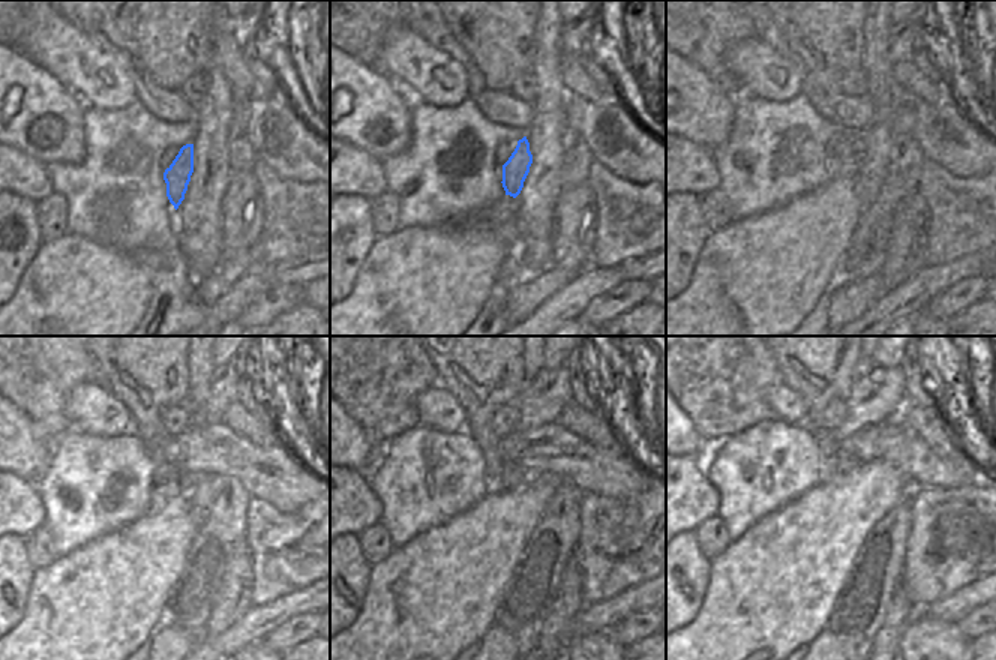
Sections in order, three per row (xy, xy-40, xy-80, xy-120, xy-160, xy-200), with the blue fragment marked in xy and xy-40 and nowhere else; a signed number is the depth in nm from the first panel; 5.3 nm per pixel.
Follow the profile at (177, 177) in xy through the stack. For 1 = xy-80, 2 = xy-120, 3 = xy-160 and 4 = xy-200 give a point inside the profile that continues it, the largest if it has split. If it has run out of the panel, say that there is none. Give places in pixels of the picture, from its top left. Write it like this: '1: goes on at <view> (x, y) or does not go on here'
1: goes on at xy-80 (851, 158)
2: goes on at xy-120 (176, 488)
3: goes on at xy-160 (513, 474)
4: goes on at xy-200 (846, 461)

